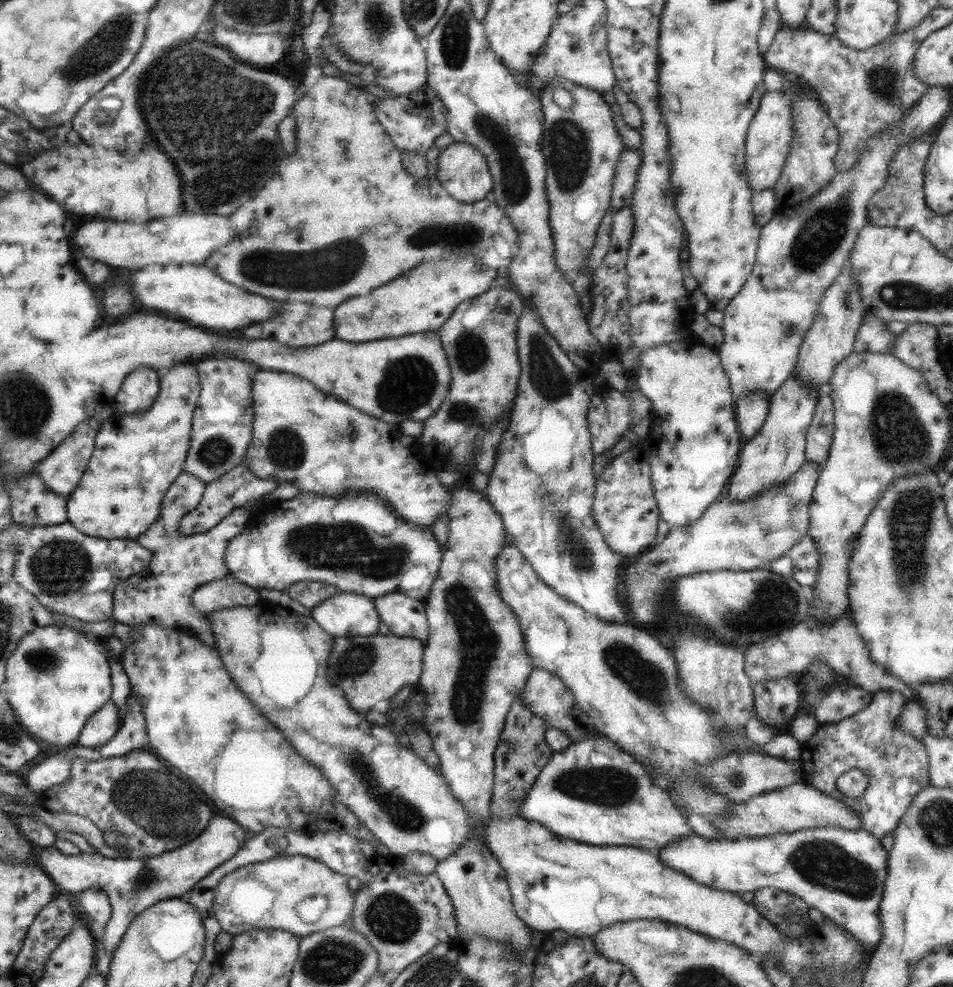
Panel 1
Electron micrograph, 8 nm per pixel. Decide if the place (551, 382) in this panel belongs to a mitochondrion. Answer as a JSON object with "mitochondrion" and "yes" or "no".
{"mitochondrion":"yes"}

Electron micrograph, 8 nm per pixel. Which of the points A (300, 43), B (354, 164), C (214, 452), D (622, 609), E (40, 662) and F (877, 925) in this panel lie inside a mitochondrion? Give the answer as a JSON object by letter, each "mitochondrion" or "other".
{"A":"other","B":"other","C":"mitochondrion","D":"other","E":"mitochondrion","F":"other"}

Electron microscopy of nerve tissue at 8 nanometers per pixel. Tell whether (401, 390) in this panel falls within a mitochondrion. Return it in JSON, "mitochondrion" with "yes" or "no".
{"mitochondrion":"yes"}

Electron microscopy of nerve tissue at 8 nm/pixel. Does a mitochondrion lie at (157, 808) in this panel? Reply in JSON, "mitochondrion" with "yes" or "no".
{"mitochondrion":"yes"}

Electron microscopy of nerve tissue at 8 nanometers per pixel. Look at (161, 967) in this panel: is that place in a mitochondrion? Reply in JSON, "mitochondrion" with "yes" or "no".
{"mitochondrion":"no"}

